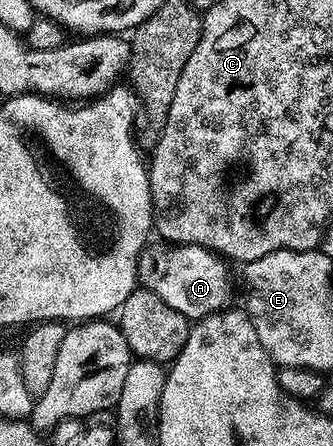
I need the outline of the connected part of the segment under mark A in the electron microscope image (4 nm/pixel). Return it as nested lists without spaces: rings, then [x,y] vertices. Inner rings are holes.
[[[193,244],[152,247],[145,247],[140,255],[136,274],[139,283],[158,294],[166,306],[178,310],[178,314],[182,314],[189,322],[214,316],[229,307],[228,295],[232,292],[232,284],[228,281],[229,265],[215,252]]]

